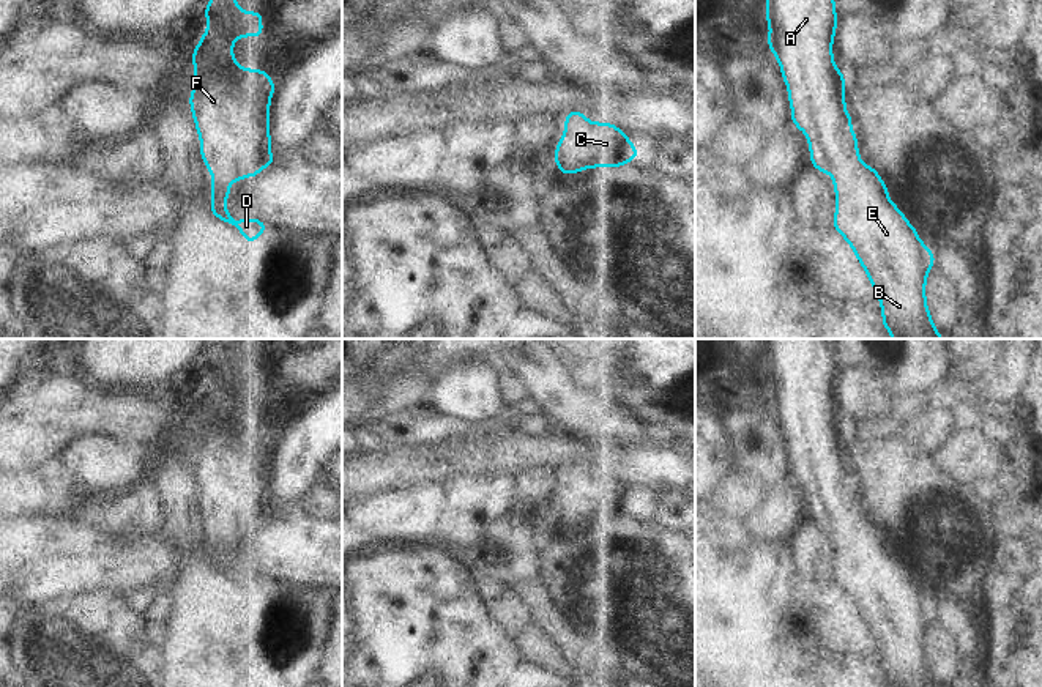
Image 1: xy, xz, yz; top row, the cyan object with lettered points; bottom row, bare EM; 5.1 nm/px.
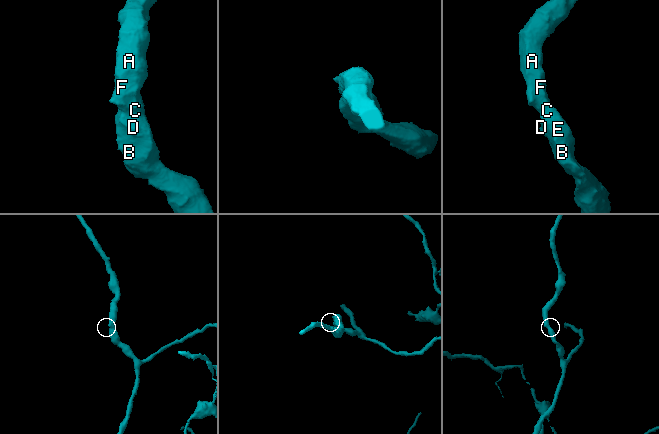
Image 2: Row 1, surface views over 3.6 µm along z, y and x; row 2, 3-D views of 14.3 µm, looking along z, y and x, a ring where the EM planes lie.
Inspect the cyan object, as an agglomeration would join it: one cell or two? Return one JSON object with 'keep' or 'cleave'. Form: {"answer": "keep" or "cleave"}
{"answer": "keep"}

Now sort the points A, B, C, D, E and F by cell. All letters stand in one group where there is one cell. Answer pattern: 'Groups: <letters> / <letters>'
Groups: A B C D E F

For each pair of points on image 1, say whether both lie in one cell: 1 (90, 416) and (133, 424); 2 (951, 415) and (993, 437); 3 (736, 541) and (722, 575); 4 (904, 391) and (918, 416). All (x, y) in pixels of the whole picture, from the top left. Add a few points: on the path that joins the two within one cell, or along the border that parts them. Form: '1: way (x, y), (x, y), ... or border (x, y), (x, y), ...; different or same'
1: way (101, 416), (122, 416); same
2: border (968, 418), (940, 449); different
3: border (729, 530), (724, 539), (722, 563), (732, 572); different
4: border (938, 394), (922, 397), (902, 408); different

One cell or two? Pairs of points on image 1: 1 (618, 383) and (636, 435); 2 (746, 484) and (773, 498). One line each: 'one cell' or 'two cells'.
1: two cells
2: two cells

